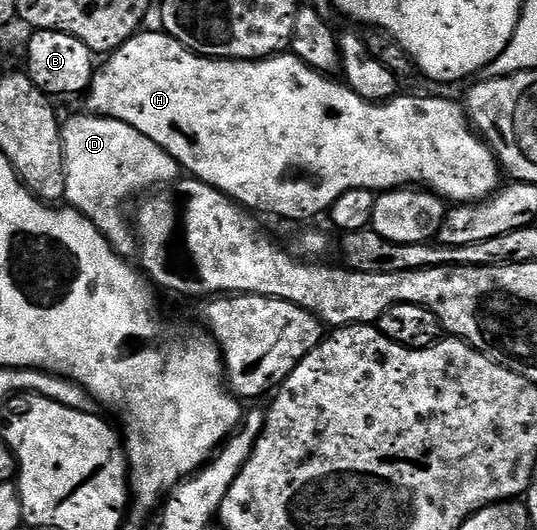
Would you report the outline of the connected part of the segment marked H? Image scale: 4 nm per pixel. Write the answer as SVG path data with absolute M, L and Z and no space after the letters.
M140 30L126 40L117 51L110 53L107 60L102 61L101 67L91 79L91 86L85 93L85 101L92 113L96 116L106 116L108 120L120 120L133 130L145 134L145 138L153 138L157 146L166 150L178 162L184 173L190 174L203 184L213 186L223 192L229 199L252 213L264 212L267 216L280 216L283 220L307 220L310 216L319 216L326 213L349 190L367 188L373 193L389 192L397 188L408 186L422 186L436 196L452 205L474 204L494 196L501 187L501 169L499 160L492 154L491 148L471 126L467 118L464 105L455 100L446 100L443 96L406 96L400 94L394 100L385 104L371 104L362 100L346 83L335 78L328 78L314 72L304 60L290 54L280 54L266 60L215 60L212 56L199 56L189 50L177 38L167 35L162 30L147 32Z

